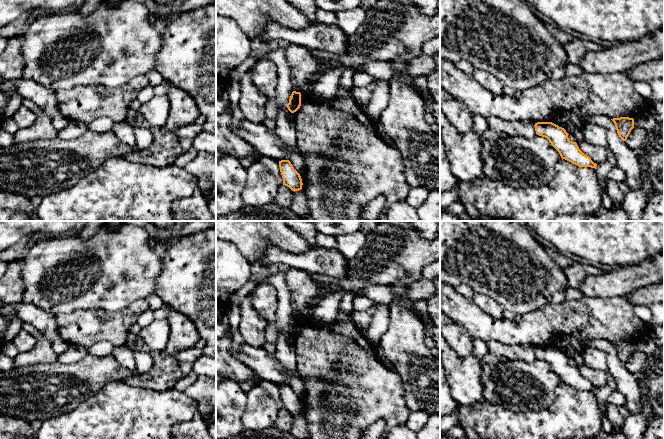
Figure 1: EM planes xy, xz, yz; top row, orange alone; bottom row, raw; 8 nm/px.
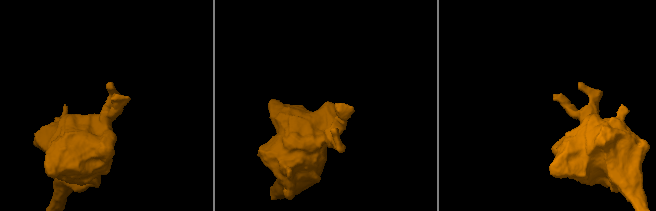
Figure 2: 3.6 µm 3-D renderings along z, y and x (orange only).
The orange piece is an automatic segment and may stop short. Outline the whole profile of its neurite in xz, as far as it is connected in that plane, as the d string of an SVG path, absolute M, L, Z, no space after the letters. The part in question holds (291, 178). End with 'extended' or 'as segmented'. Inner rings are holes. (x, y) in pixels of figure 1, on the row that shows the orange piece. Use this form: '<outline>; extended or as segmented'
M289 160L279 161L280 172L283 178L283 185L289 187L292 191L302 189L302 179L300 174L294 169Z; as segmented

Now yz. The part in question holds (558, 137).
M537 122L534 126L536 134L547 138L562 159L579 167L596 168L597 164L579 149L577 143L569 140L569 134L564 128L552 122Z; as segmented

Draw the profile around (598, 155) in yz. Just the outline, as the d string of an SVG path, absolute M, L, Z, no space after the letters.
M584 139L582 141L576 142L579 149L587 156L591 158L591 160L598 164L604 163L607 161L608 152L606 148L597 147L586 142Z

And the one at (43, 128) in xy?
M43 113L41 116L37 116L36 121L32 125L24 129L19 129L14 134L14 141L16 143L24 143L56 137L58 137L58 130L52 123L52 117Z

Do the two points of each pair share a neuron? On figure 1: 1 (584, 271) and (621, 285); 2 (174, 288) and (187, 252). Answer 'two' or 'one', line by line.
1: two
2: one

